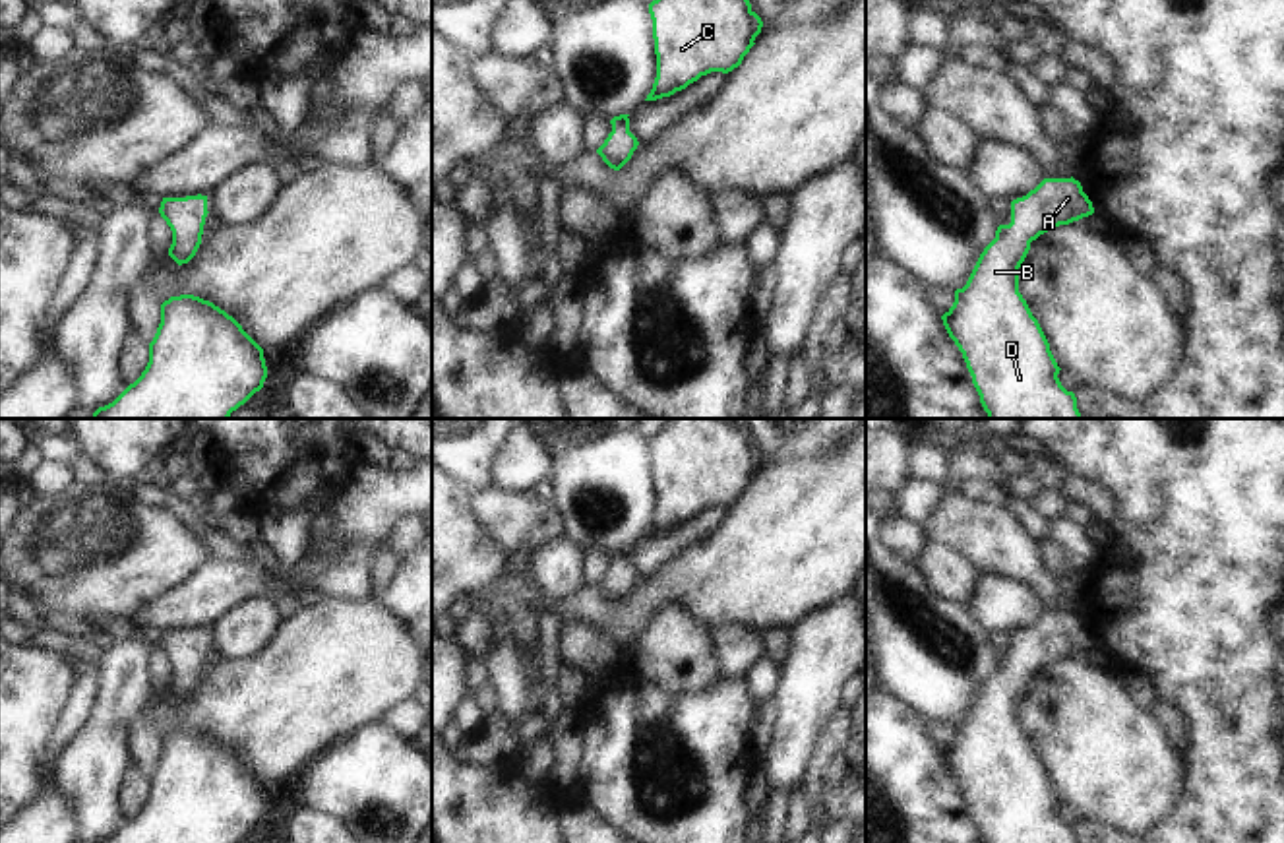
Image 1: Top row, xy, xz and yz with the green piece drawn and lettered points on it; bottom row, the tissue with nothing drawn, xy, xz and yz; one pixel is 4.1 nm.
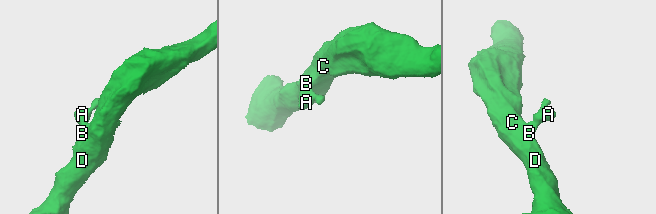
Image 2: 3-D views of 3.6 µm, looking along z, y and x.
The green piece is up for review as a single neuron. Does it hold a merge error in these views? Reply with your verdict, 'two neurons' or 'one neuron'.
one neuron

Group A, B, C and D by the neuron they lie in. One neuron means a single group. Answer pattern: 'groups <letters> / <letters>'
groups A B C D

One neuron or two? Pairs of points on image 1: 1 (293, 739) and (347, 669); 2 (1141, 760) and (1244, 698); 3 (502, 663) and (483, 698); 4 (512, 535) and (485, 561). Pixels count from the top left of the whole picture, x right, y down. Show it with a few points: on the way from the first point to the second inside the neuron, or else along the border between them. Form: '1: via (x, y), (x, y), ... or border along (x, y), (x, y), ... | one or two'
1: via (295, 721), (330, 686) | one
2: border along (1182, 747), (1186, 762), (1184, 793) | two
3: border along (487, 685), (494, 696), (496, 712) | two
4: border along (473, 508), (479, 524), (502, 549) | two

